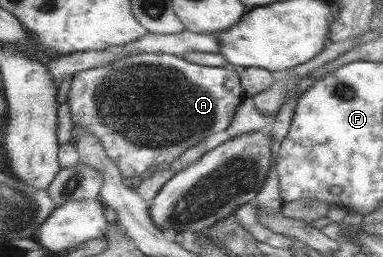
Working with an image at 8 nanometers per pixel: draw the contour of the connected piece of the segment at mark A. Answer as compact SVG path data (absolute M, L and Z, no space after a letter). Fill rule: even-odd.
M135 53L110 63L73 75L66 102L72 128L89 132L89 136L101 143L108 160L115 164L123 178L141 176L151 166L166 167L186 148L223 131L244 98L237 72L227 68L191 64L163 53Z

